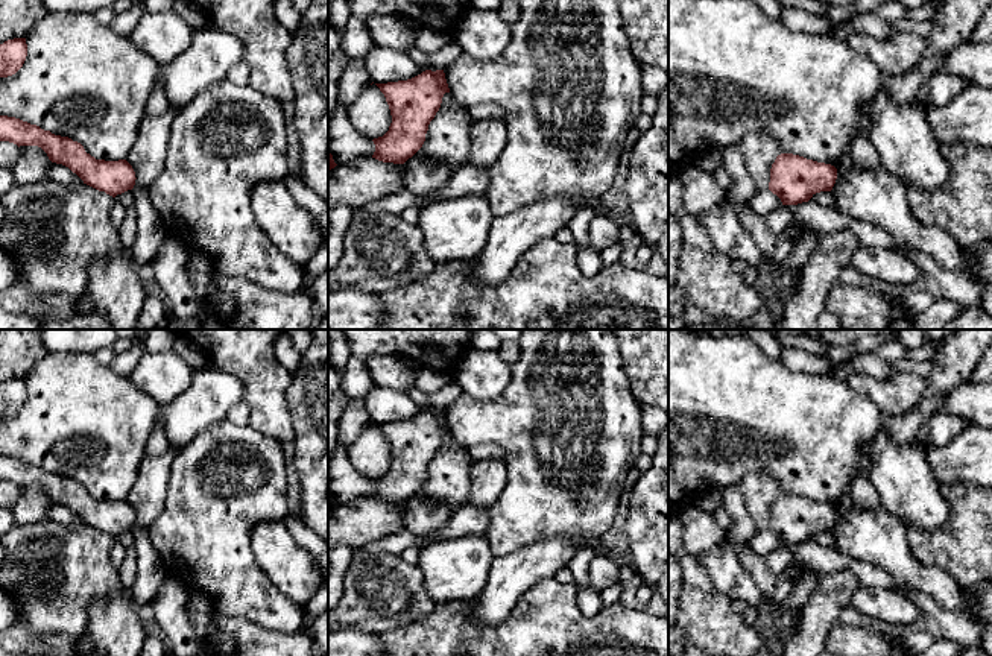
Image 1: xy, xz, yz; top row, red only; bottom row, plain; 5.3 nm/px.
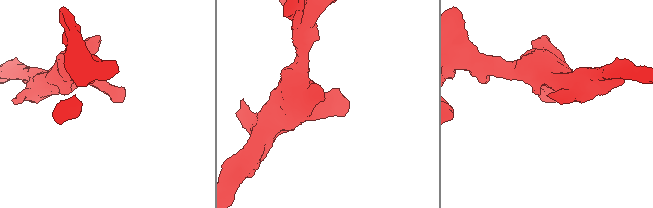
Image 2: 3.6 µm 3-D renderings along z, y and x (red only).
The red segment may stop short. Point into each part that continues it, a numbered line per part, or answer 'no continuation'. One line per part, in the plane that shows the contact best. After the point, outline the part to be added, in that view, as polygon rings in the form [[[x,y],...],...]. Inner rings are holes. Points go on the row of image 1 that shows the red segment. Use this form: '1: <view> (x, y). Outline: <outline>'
no continuation

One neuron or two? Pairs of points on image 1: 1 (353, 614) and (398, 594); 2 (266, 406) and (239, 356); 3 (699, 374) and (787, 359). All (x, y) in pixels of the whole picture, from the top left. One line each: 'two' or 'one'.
1: one
2: one
3: two

